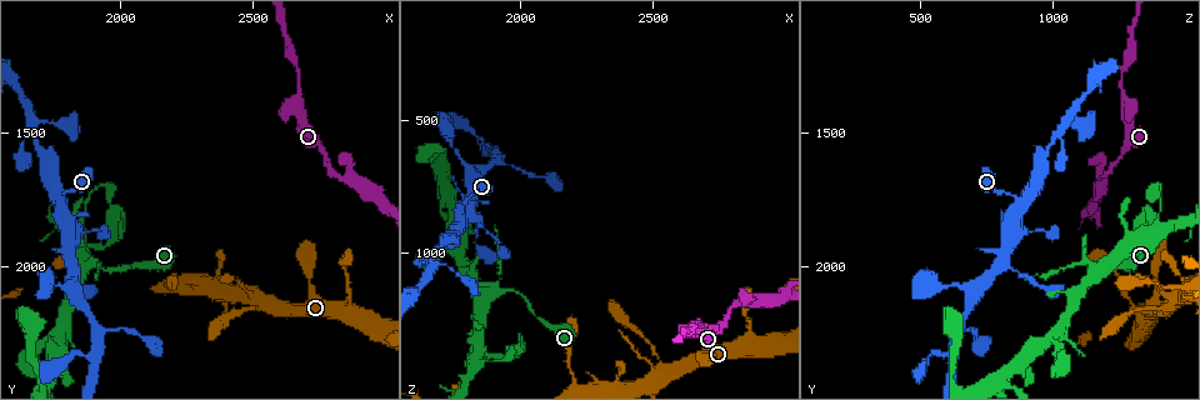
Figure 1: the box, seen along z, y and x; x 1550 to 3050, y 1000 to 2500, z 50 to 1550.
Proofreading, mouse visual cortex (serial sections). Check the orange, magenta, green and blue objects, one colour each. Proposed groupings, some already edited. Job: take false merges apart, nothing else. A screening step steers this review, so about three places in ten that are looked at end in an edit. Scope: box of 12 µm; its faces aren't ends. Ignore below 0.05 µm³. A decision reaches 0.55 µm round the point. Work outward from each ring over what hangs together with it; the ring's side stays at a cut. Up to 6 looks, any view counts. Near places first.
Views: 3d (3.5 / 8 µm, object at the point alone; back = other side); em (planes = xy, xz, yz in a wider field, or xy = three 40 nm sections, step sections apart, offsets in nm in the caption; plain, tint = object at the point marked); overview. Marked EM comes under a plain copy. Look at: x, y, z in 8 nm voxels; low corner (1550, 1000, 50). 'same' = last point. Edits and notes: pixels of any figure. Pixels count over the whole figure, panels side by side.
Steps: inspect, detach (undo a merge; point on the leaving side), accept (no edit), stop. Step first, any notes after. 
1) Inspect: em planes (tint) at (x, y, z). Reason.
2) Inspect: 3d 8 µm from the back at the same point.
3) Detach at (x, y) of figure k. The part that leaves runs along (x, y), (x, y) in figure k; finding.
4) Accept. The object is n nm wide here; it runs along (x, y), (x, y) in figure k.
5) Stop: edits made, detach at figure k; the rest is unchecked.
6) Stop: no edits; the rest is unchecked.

Inspect: 3d 8 µm at (2670, 1370, 1260).

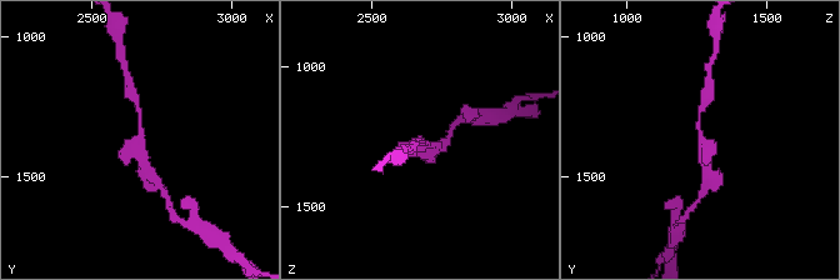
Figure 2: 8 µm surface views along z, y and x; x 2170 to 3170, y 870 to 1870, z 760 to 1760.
Inspect: em xy step 1 (tint) at (2660, 1370, 1280). Shape alone is not enough.

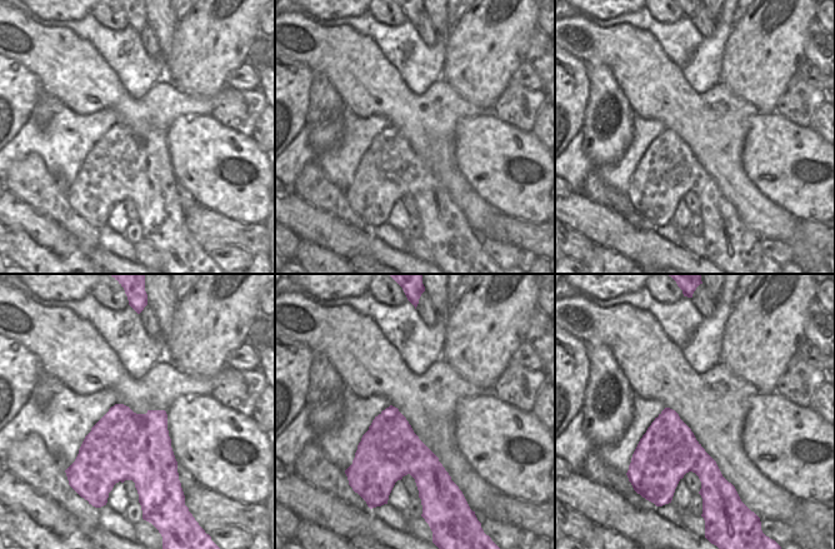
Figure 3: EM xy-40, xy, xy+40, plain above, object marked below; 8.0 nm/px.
Accept. It runs along (710, 173), (699, 131), (703, 104) in figure 2; all the same cell.

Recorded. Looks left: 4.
Inspect: 3d 8 µm at (1790, 1470, 1110). Thick turns thin.

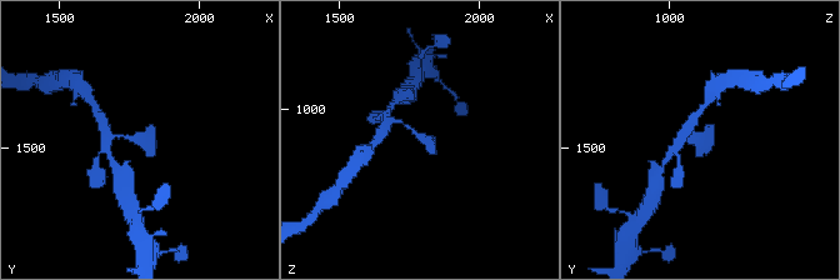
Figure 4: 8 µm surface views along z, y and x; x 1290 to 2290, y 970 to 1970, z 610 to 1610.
Inspect: em xy step 1 (tint) at (1790, 1470, 1100).

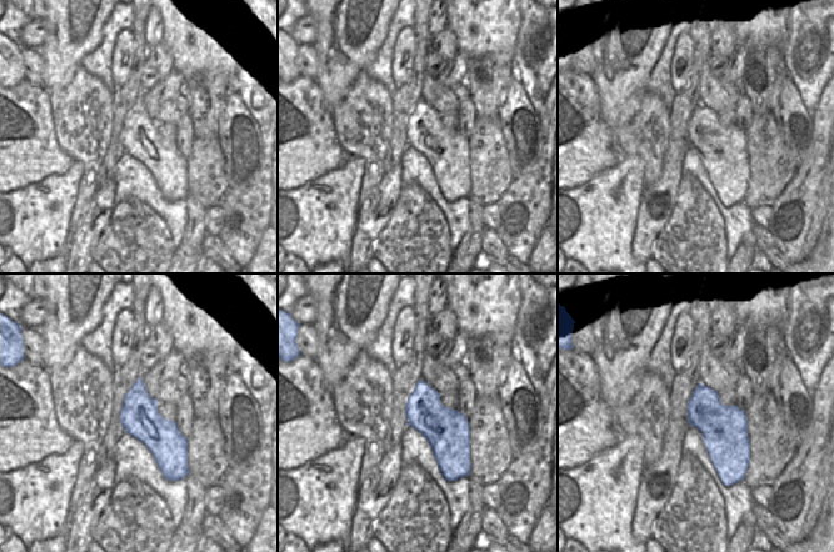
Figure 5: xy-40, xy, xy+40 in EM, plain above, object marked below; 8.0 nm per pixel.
Accept. It runs along (386, 123), (404, 124), (433, 154) in figure 4; one cell here.

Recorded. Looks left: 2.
Inspect: 3d 3.5 µm at (1870, 2000, 1150). A fork.

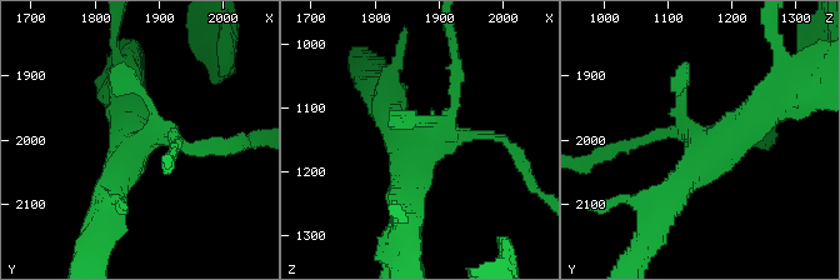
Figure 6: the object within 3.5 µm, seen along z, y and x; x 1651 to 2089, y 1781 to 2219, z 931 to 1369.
Inspect: em xy step 2 (tint) at (1870, 2005, 1165).

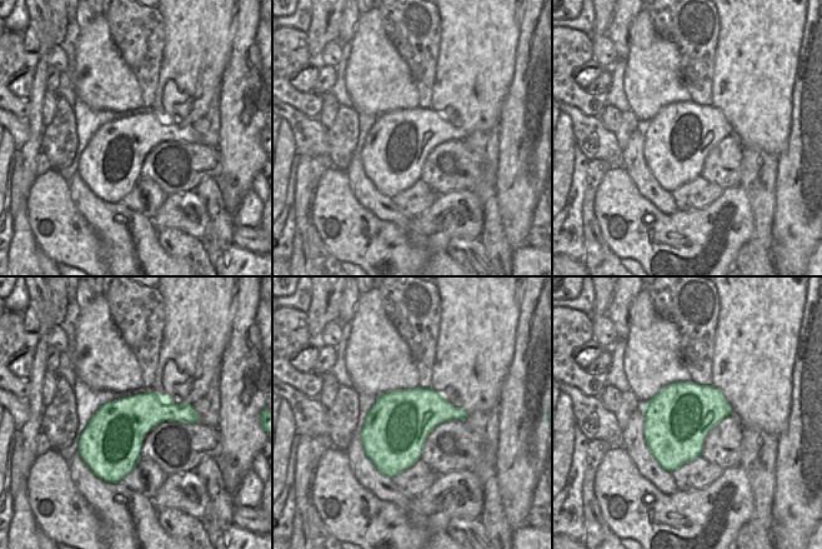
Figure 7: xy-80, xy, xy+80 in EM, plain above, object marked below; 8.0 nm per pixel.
Accept. It runs along (213, 146), (144, 139), (105, 204) in figure 6; continuous, no second cell.

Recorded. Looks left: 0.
Stop: no edits; the rest is unchecked.

